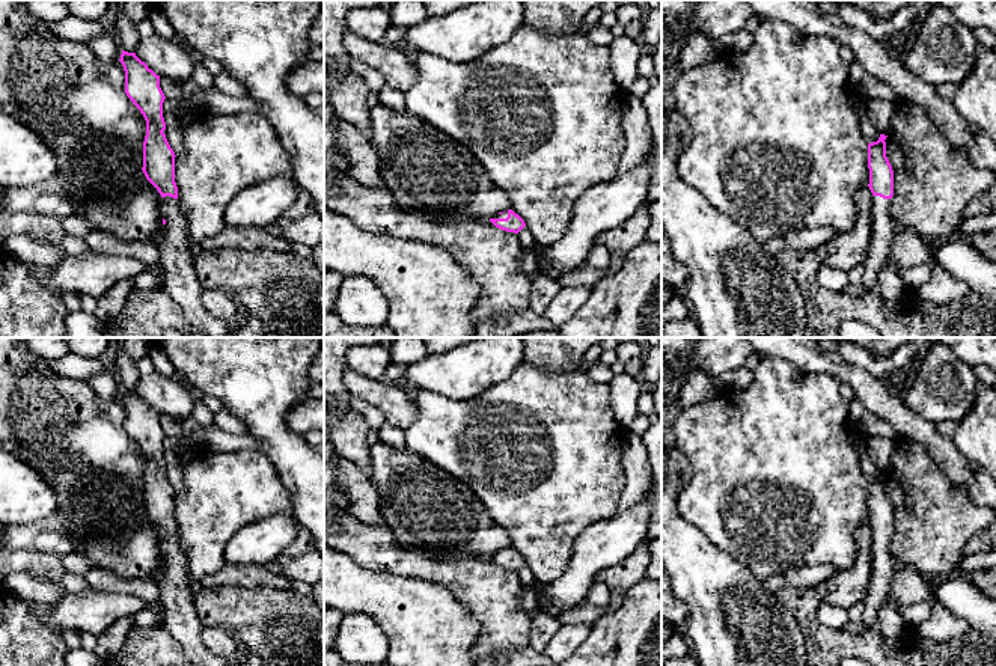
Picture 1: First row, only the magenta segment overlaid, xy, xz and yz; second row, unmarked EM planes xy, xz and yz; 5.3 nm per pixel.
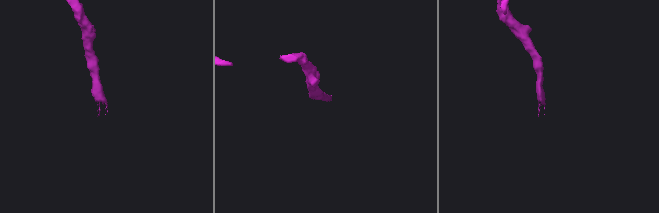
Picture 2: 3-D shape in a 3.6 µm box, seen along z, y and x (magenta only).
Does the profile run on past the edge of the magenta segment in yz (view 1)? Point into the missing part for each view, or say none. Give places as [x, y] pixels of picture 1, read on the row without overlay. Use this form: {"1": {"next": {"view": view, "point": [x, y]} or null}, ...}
{"1": {"next": {"view": "yz", "point": [883, 565]}}}

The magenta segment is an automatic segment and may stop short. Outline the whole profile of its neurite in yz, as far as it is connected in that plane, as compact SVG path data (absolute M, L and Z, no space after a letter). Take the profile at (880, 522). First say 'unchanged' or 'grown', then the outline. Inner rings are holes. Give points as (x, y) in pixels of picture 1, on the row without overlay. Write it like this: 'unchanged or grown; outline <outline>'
grown; outline M880 472L877 479L868 481L872 573L869 589L863 598L862 621L865 628L874 631L880 631L878 610L889 601L891 585L898 567L889 550L894 533L894 508L886 494L886 475Z

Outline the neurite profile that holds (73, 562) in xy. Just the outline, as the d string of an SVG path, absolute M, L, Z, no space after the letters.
M81 551L63 554L60 556L60 561L62 561L65 571L77 573L80 576L84 576L92 568L90 561L84 558Z

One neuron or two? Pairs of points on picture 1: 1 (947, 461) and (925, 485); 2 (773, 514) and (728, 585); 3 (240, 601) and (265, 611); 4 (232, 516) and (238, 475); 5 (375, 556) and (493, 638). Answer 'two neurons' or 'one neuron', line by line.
1: two neurons
2: two neurons
3: one neuron
4: one neuron
5: one neuron

